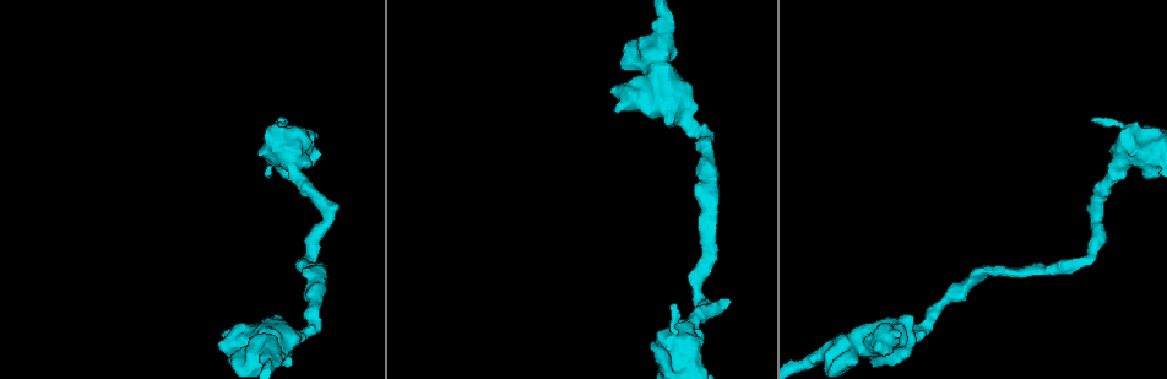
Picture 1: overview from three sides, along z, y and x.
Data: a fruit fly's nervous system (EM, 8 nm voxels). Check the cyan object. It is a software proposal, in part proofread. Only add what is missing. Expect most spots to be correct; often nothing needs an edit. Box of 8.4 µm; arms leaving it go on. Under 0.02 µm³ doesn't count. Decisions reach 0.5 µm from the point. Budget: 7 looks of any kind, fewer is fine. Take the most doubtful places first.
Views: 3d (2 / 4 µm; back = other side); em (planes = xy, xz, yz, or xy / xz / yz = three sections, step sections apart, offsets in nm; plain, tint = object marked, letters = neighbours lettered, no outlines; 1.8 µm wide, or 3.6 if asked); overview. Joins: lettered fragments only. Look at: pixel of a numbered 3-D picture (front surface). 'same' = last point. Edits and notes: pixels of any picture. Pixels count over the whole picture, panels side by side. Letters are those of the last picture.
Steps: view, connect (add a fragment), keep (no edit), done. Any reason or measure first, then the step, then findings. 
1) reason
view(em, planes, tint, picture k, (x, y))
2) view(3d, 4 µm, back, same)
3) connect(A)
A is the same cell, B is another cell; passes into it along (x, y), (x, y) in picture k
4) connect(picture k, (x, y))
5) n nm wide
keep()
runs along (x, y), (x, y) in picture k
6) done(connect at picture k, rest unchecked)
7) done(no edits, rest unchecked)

an open end
view(3d, 2 µm, back, picture 1, (1091, 119))

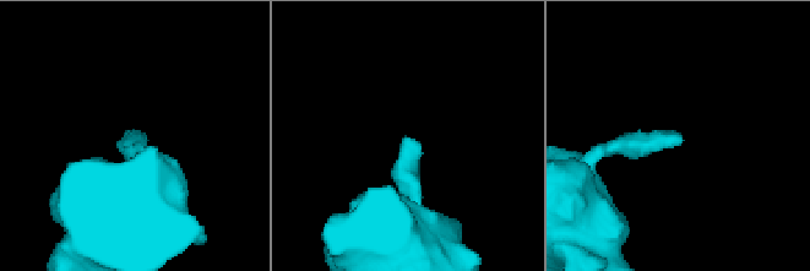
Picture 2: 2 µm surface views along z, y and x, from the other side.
now the EM
view(em, planes, letters, picture 2, (405, 140))

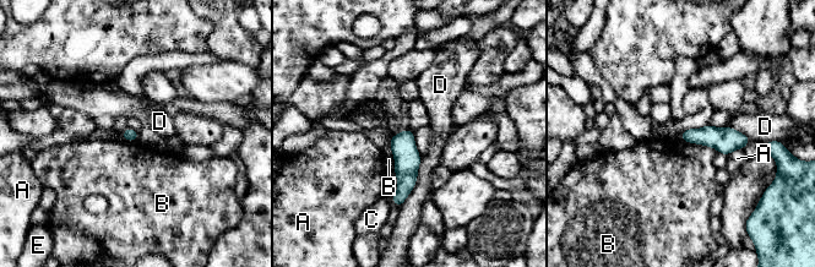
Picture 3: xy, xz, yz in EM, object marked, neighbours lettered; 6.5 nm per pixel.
keep()
A, B, C, D and E are other cells; none of them fits

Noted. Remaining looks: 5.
branch stops here
view(3d, 4 µm, back, picture 1, (614, 87))

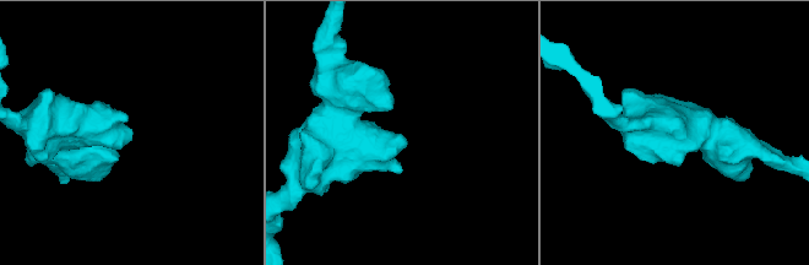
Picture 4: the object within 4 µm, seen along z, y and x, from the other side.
now the EM
view(em, xy, step 4, letters, picture 4, (124, 141))

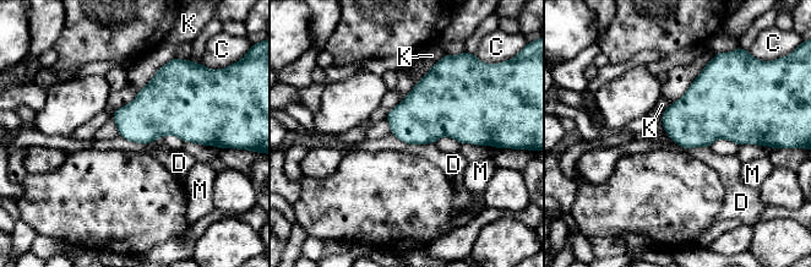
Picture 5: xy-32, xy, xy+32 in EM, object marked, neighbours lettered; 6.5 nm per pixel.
view(em, planes, letters, same)

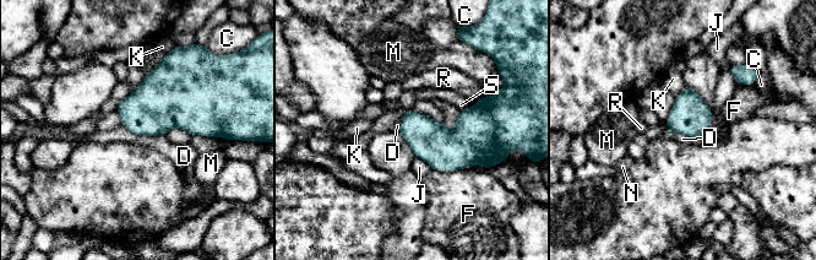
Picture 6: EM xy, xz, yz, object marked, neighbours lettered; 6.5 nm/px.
keep()
C, D, F, J, K, M, N, R and S are other cells; border along (121, 125), (137, 135), (166, 135) in picture 6; none of them fits

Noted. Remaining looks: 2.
done(no edits, rest unchecked)

